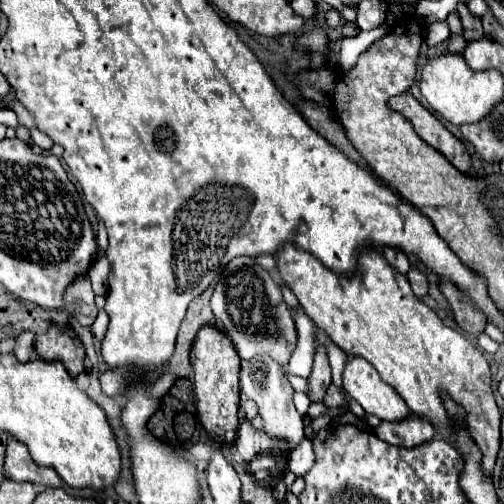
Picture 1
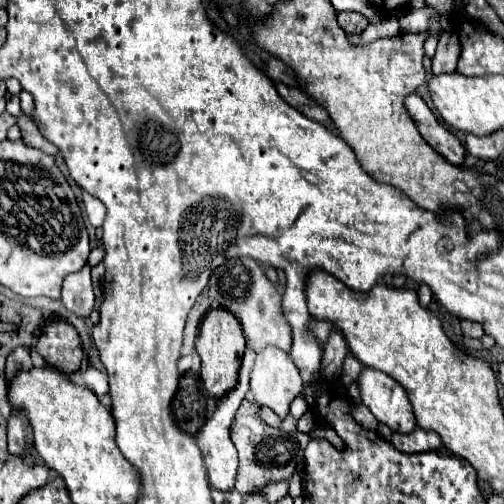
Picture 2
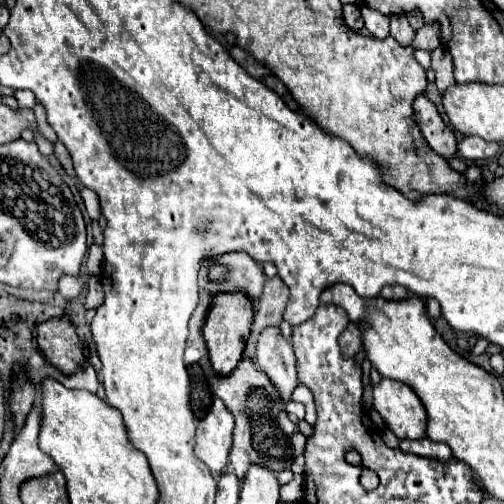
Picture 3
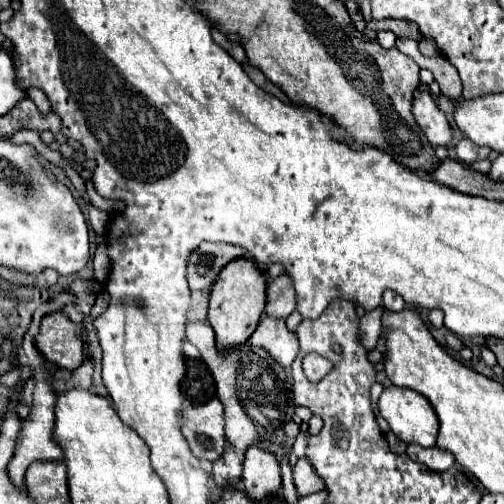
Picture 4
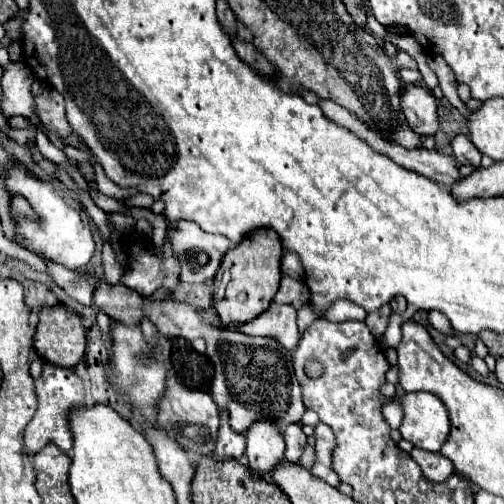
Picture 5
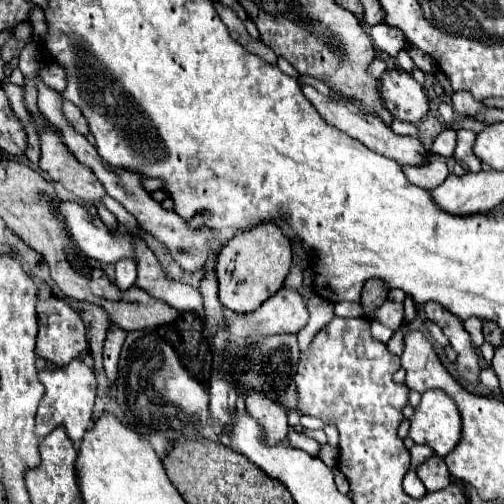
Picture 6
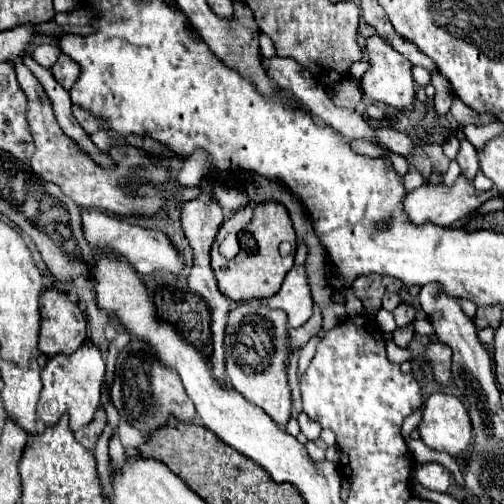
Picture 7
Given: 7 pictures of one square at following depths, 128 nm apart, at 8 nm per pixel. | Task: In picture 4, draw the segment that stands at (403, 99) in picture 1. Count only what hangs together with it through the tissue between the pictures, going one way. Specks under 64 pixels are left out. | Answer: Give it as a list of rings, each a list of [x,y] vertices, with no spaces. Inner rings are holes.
[[[428,92],[416,94],[412,114],[414,114],[418,126],[422,128],[422,132],[426,134],[428,142],[434,148],[450,144],[452,128],[450,128],[446,116],[442,114],[442,110],[438,108],[438,104],[432,100],[432,96]]]

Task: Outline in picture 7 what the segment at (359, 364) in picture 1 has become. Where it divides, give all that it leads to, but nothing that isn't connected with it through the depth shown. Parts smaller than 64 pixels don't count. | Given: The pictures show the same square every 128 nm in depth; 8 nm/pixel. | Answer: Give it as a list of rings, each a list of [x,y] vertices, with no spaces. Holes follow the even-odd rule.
[[[434,392],[424,402],[418,434],[428,448],[462,456],[472,440],[472,424],[464,404],[456,396]]]

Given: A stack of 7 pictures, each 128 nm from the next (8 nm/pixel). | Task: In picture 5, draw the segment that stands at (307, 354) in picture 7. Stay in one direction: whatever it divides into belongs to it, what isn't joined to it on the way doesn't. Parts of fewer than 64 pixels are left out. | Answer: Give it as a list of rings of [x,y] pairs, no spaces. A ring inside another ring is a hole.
[[[302,306],[298,310],[298,328],[300,328],[300,332],[304,332],[314,320],[316,320],[316,314],[312,312],[310,306]]]

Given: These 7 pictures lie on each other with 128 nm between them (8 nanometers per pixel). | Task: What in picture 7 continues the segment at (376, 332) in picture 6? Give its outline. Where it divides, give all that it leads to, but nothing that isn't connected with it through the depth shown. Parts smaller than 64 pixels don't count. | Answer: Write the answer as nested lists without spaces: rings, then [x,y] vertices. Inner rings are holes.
[[[384,308],[376,314],[376,322],[378,322],[380,330],[382,330],[382,332],[386,332],[386,334],[392,334],[392,332],[398,328],[398,326],[396,326],[396,322],[394,322],[392,312],[386,312]]]

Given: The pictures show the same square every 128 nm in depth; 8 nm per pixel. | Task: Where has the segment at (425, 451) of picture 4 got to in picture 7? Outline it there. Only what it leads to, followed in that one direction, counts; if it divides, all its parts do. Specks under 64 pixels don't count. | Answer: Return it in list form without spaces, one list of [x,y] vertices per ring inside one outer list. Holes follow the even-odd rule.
[[[428,462],[428,464],[422,464],[418,468],[416,480],[424,488],[430,488],[430,490],[436,490],[436,492],[446,492],[446,488],[450,484],[450,472],[438,462]]]

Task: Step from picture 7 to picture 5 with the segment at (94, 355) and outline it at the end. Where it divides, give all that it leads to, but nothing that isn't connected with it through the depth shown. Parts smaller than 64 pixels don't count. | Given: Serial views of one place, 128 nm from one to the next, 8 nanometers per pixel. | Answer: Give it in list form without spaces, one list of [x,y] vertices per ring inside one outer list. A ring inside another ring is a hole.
[[[44,362],[42,376],[36,380],[36,398],[38,398],[36,414],[24,430],[24,452],[32,456],[40,452],[46,444],[54,442],[64,454],[70,454],[72,432],[68,432],[68,412],[72,406],[84,404],[84,382],[74,374],[74,370]]]

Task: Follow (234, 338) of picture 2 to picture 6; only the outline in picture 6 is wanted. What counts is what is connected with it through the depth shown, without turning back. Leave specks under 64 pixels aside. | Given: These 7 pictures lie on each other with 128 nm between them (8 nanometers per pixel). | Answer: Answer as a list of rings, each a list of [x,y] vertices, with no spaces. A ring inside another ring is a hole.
[[[260,224],[248,232],[236,234],[218,256],[216,276],[218,276],[218,298],[234,312],[246,314],[262,306],[264,300],[274,296],[288,276],[292,266],[292,242],[274,224]]]

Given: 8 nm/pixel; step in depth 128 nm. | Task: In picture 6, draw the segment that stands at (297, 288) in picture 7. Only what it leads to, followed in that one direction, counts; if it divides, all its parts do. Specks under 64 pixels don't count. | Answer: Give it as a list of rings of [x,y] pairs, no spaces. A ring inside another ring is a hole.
[[[278,290],[256,312],[224,320],[232,336],[248,338],[256,334],[298,334],[308,322],[304,298],[294,290]]]

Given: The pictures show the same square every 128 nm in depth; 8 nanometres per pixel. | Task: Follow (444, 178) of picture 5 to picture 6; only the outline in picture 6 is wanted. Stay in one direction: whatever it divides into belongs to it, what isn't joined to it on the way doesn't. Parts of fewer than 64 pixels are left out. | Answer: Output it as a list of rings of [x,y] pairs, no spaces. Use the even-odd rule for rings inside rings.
[[[304,86],[302,90],[304,90],[304,96],[316,106],[318,114],[330,126],[336,126],[338,130],[344,130],[348,136],[360,140],[366,148],[374,150],[376,154],[392,158],[392,160],[396,160],[402,166],[424,166],[426,164],[426,148],[422,146],[422,142],[418,138],[406,138],[406,136],[394,134],[386,124],[380,124],[380,120],[376,120],[376,116],[360,112],[352,102],[344,102],[344,100],[334,100],[330,96],[322,96],[314,88],[310,88],[310,86]]]

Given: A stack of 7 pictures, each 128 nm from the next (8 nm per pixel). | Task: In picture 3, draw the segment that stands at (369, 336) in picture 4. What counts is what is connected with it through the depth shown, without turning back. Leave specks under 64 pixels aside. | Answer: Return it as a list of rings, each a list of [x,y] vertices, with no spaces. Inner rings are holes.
[[[348,324],[338,338],[338,344],[344,358],[354,358],[354,354],[362,350],[362,330],[356,324]]]

